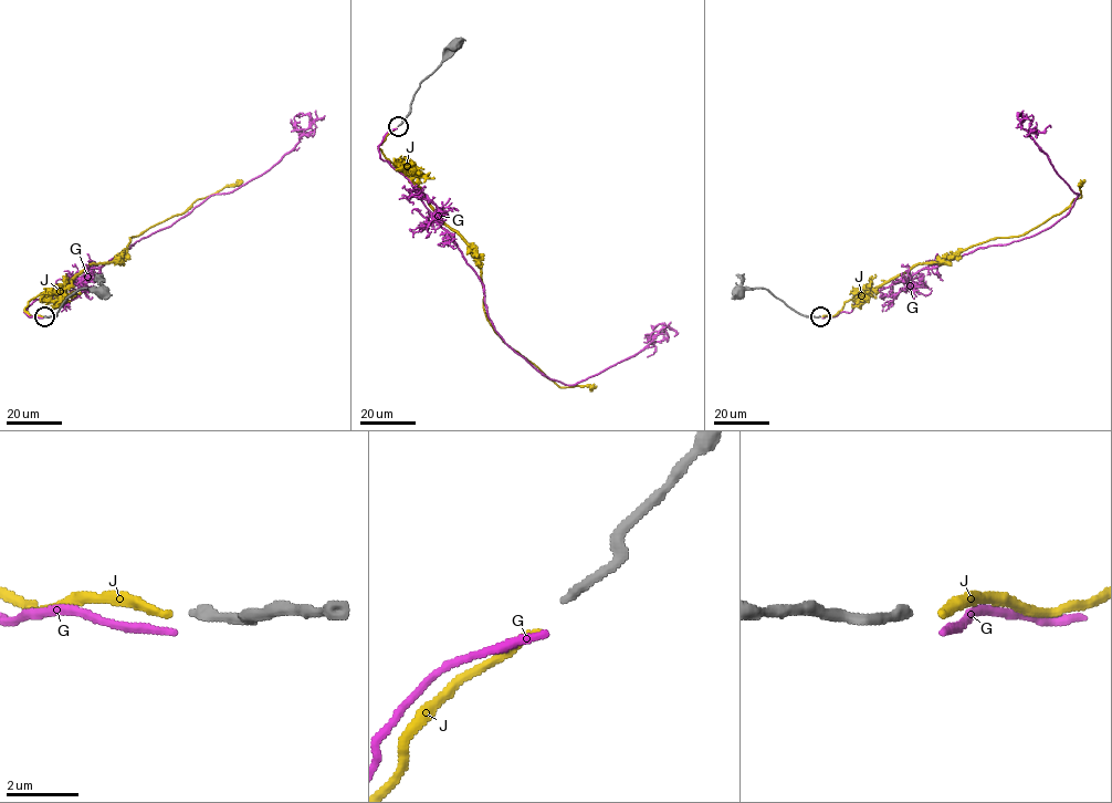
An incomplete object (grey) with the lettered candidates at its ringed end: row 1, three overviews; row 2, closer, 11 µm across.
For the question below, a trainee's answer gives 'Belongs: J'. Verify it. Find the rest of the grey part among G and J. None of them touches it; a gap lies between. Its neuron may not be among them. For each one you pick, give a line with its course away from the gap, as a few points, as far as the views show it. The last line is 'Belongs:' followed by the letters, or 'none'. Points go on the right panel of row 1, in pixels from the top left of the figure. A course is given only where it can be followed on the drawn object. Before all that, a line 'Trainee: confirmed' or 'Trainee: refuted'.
Trainee: confirmed
J: course (822, 316), (834, 316), (860, 292), (918, 263), (1025, 235), (1080, 197), (1080, 180)
Belongs: J

